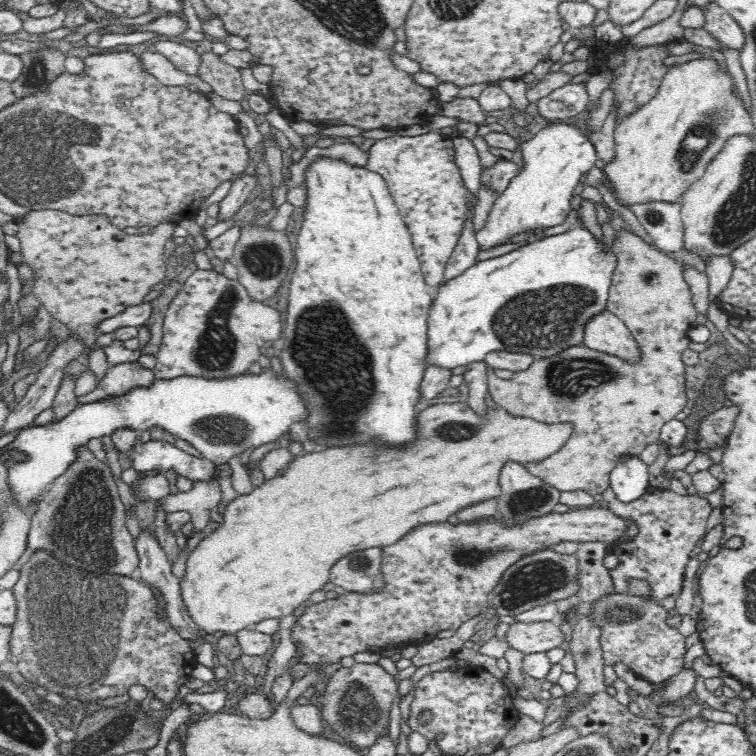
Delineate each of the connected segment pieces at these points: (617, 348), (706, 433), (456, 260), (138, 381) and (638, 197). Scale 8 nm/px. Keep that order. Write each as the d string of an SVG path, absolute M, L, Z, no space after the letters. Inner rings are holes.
M600 310L584 324L584 346L634 362L638 346L630 331L612 312Z
M735 406L723 407L708 415L699 428L700 450L698 452L709 452L726 443L726 438L732 432L736 415L737 408Z
M466 216L464 220L464 230L460 234L458 246L448 259L448 264L445 266L444 281L450 280L464 270L470 268L476 262L476 254L480 250L480 244L476 240L476 228L472 222L473 216Z
M137 361L110 365L98 386L92 392L76 397L76 400L79 404L100 400L106 395L123 393L132 386L148 386L154 378L153 370Z
M701 55L667 67L651 99L644 106L638 106L633 113L624 115L613 132L616 158L606 164L604 172L610 177L612 185L616 185L616 200L619 203L674 202L704 174L708 162L731 136L754 132L751 114L736 87L734 76L712 56Z

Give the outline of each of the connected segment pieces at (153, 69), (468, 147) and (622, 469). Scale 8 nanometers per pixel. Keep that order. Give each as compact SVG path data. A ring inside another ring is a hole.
M147 49L143 53L140 53L140 55L142 67L144 67L146 71L152 73L154 77L158 77L160 82L165 85L186 86L188 84L195 84L198 87L197 90L206 95L213 91L210 84L202 82L197 74L195 76L190 76L188 72L180 69L178 65L174 64L174 62L164 56L164 54L160 54L160 52Z
M457 125L452 127L452 132L447 136L452 141L455 164L460 173L460 180L469 194L477 198L476 194L481 187L480 171L482 168L478 152L472 145L472 141L464 135L464 132Z
M638 456L626 457L611 470L610 488L622 502L632 502L651 490L648 465Z

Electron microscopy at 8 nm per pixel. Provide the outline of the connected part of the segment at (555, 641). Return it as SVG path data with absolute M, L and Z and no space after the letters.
M510 621L510 627L504 639L513 648L522 654L543 652L558 648L564 635L558 629L558 621L523 622Z

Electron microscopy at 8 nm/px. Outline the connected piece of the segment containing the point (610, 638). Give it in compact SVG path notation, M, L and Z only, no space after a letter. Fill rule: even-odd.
M608 593L593 600L589 618L600 629L598 642L603 665L613 666L622 662L652 684L676 674L684 665L685 636L678 628L672 629L664 623L669 614L662 603L628 593Z

